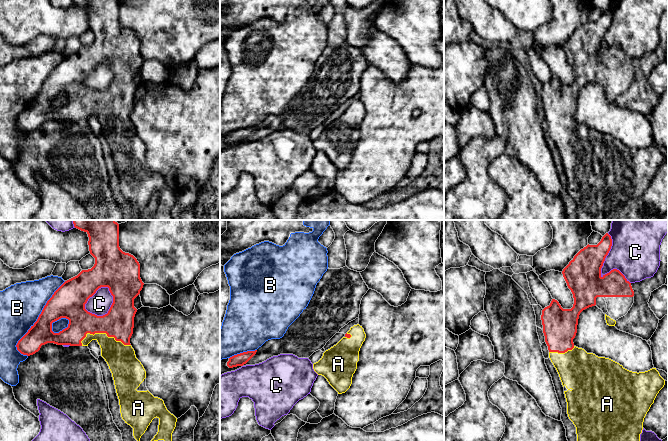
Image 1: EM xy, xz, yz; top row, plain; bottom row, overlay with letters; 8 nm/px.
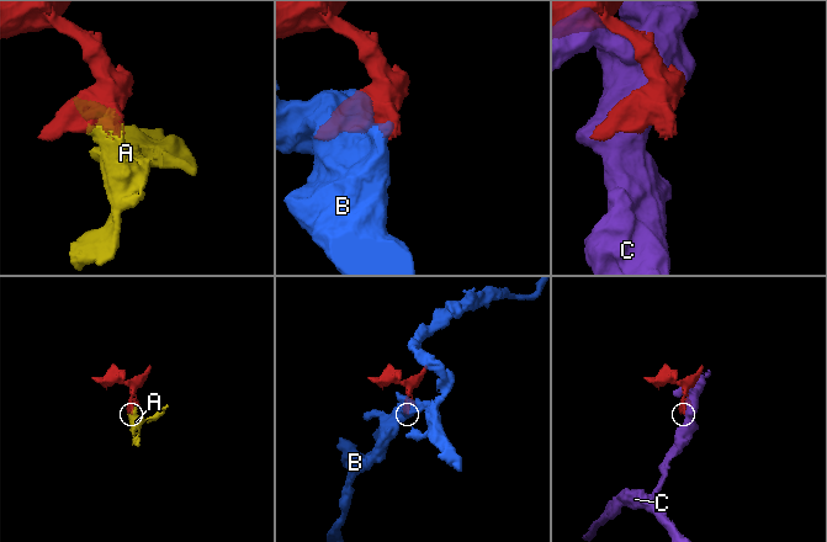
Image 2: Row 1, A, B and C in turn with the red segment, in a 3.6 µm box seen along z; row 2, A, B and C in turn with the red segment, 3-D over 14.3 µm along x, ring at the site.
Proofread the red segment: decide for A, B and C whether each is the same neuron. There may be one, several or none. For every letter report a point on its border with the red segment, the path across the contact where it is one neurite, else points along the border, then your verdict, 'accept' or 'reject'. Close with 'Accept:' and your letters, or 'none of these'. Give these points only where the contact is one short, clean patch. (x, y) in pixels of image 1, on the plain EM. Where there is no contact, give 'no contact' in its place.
A: meets red in xy at (105, 108); accept
B: meets red in xy at (38, 94); reject
C: meets red in xy at (91, 72); reject
Accept: A

